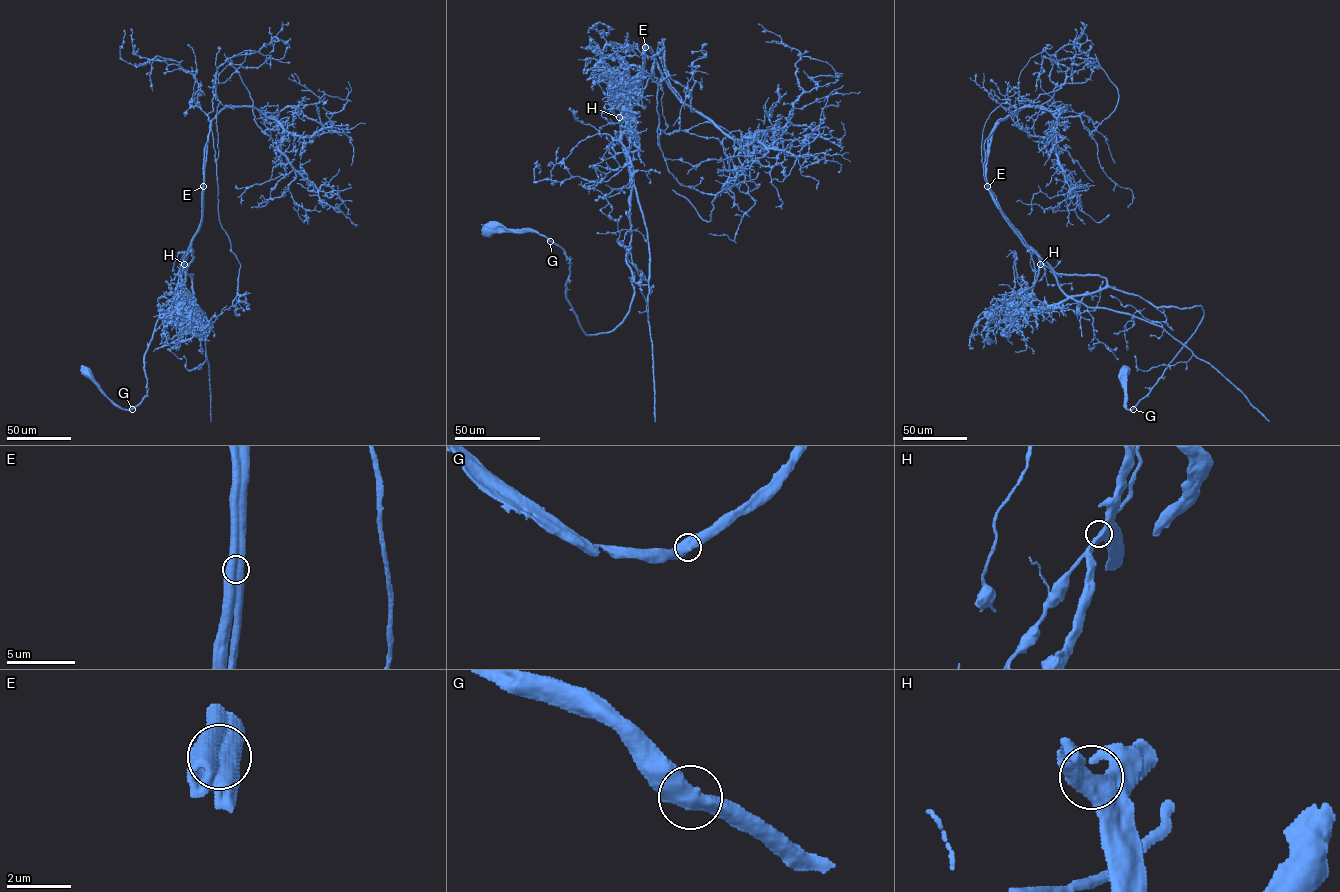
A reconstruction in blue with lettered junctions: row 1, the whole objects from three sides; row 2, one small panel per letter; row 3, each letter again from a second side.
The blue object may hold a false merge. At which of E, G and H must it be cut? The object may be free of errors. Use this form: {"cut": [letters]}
{"cut": ["E"]}

